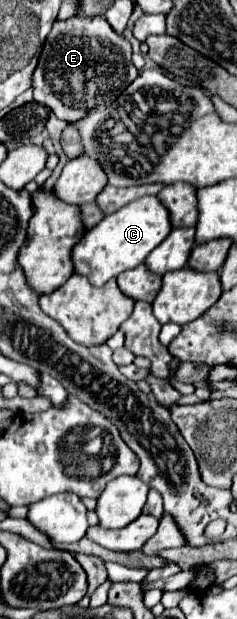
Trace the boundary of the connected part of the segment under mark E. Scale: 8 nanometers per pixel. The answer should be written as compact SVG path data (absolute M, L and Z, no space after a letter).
M75 16L53 24L33 72L31 88L33 98L49 106L57 118L75 122L93 110L105 110L137 74L137 68L131 64L131 44L115 34L103 16Z

